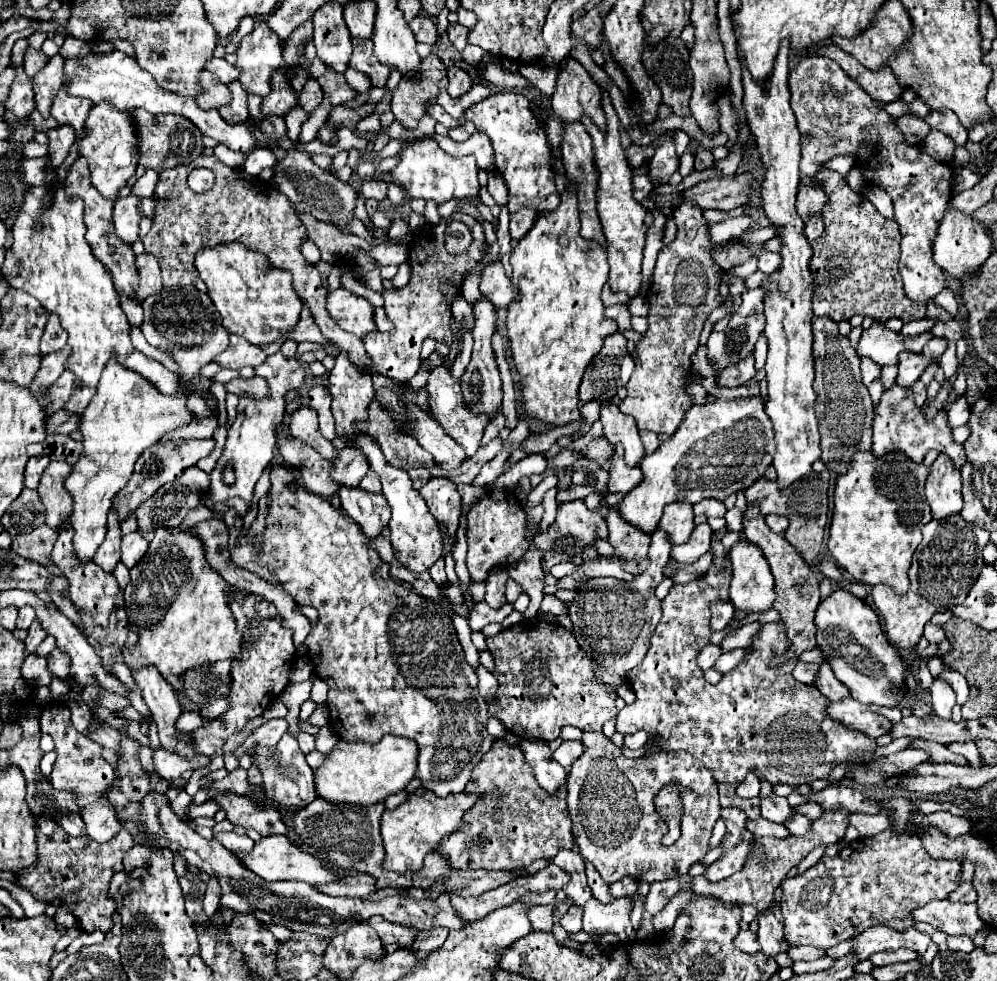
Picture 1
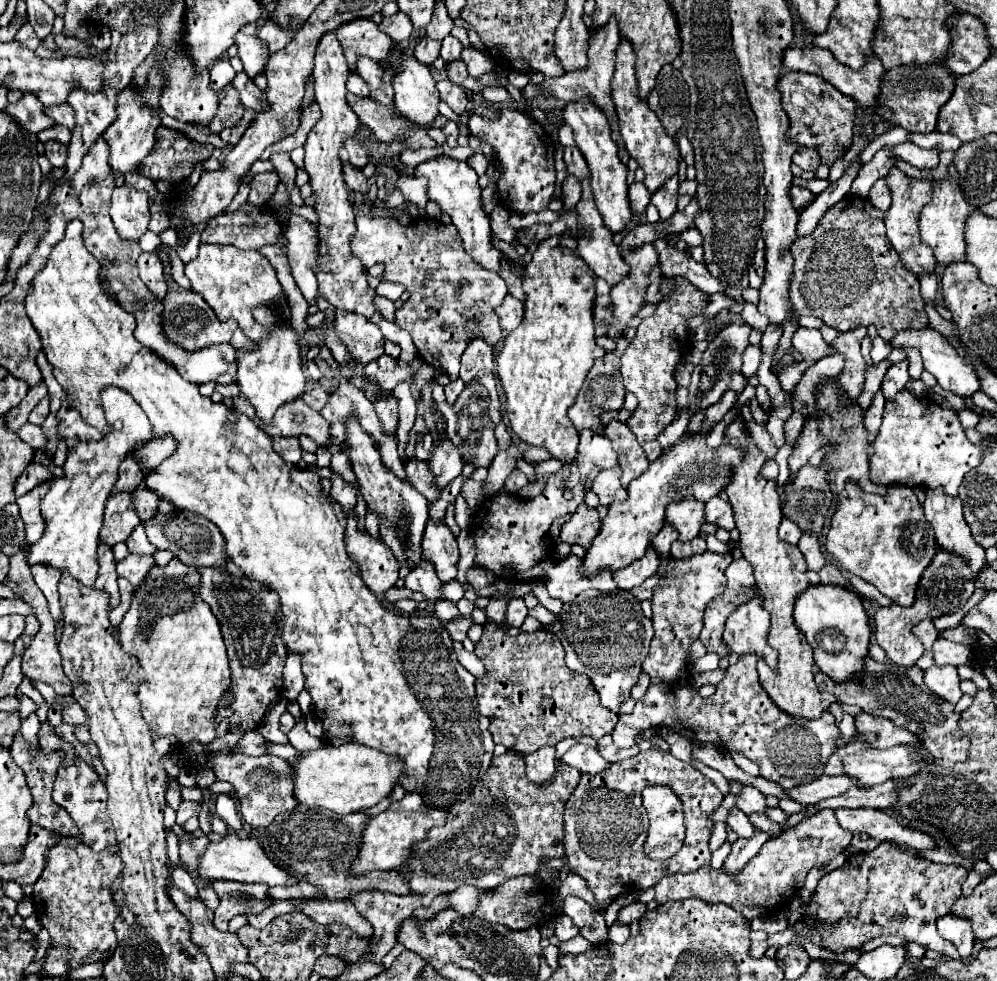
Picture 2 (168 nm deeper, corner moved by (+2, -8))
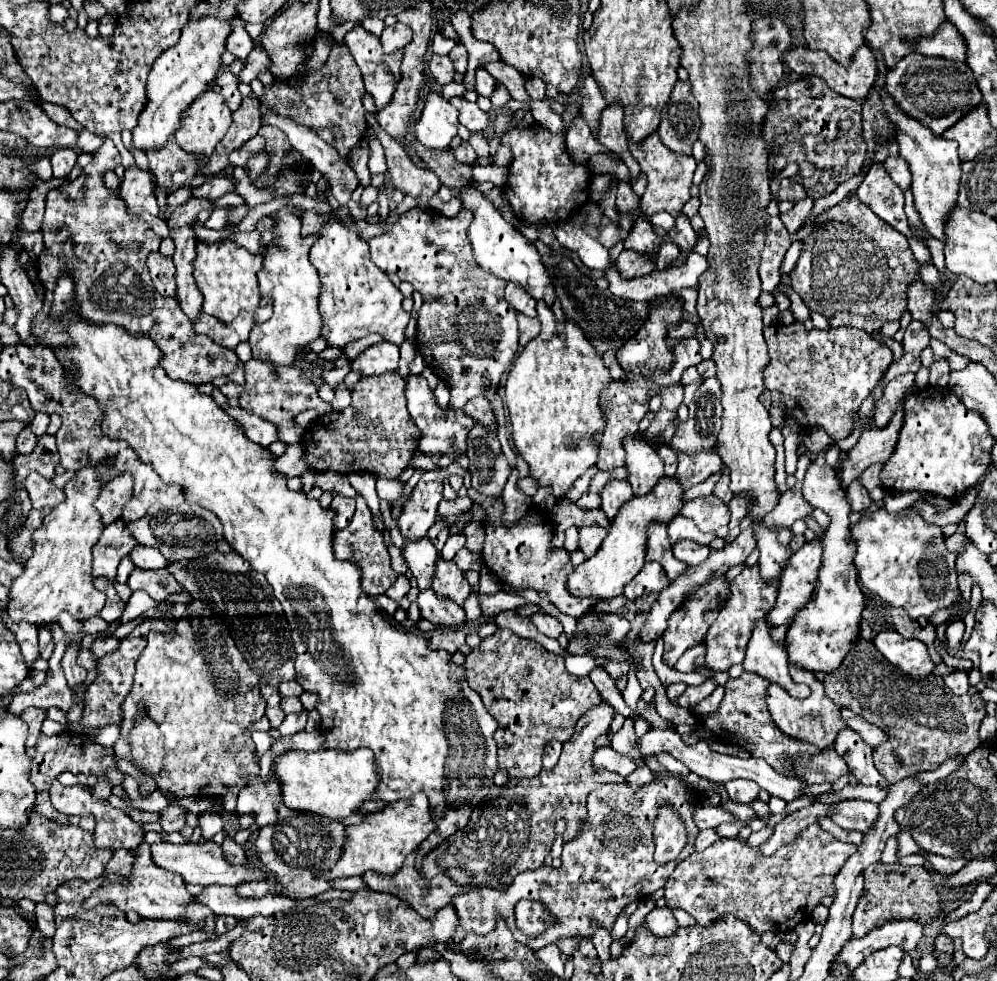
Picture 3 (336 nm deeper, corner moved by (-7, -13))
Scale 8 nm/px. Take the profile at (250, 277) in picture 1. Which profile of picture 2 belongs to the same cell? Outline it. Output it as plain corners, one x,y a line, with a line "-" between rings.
200,244
198,256
186,264
184,274
190,278
192,292
200,294
206,300
206,304
216,312
218,320
226,322
226,320
234,318
250,340
260,340
260,338
268,336
268,332
264,332
264,326
256,324
256,320
252,316
254,306
268,304
274,298
280,298
282,300
280,310
282,310
282,316
286,318
286,310
288,310
288,306
284,302
286,292
282,290
270,262
256,250
240,250
236,246

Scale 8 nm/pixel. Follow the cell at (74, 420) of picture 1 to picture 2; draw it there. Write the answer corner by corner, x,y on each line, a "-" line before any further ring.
26,422
16,434
20,436
22,442
26,442
26,444
28,444
30,448
34,448
34,450
40,450
40,448
46,444
46,438
44,438
40,426
34,426
34,424
28,424
28,422

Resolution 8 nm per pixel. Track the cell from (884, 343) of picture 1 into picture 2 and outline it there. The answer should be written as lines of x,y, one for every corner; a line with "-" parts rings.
924,328
924,330
908,330
908,332
898,332
896,338
892,338
890,342
894,346
892,354
888,356
890,362
900,362
900,360
906,360
906,354
902,352
902,346
914,346
922,352
922,360
924,360
924,368
938,380
938,384
948,390
948,392
954,392
956,396
964,398
972,398
974,392
980,392
980,378
978,378
978,372
968,364
964,362
964,358
956,352
956,348
936,330
932,328

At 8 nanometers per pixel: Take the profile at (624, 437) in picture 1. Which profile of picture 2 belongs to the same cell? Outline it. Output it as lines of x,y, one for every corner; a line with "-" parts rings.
612,420
606,430
606,438
610,438
616,454
618,454
618,464
622,468
622,486
628,488
628,484
638,478
646,468
648,468
648,458
642,450
642,446
636,442
636,436
632,436
630,428
618,420

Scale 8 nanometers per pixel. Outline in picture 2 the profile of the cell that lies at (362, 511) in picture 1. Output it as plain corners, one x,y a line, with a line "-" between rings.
354,512
348,516
346,546
348,554
360,562
360,576
374,594
382,596
396,584
400,570
398,560
382,540
374,540
366,532
356,532

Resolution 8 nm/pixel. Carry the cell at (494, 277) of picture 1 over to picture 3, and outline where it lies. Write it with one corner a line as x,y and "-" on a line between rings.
517,313
517,321
519,321
519,345
527,345
533,337
537,337
541,325
539,325
539,319
531,319
523,313

